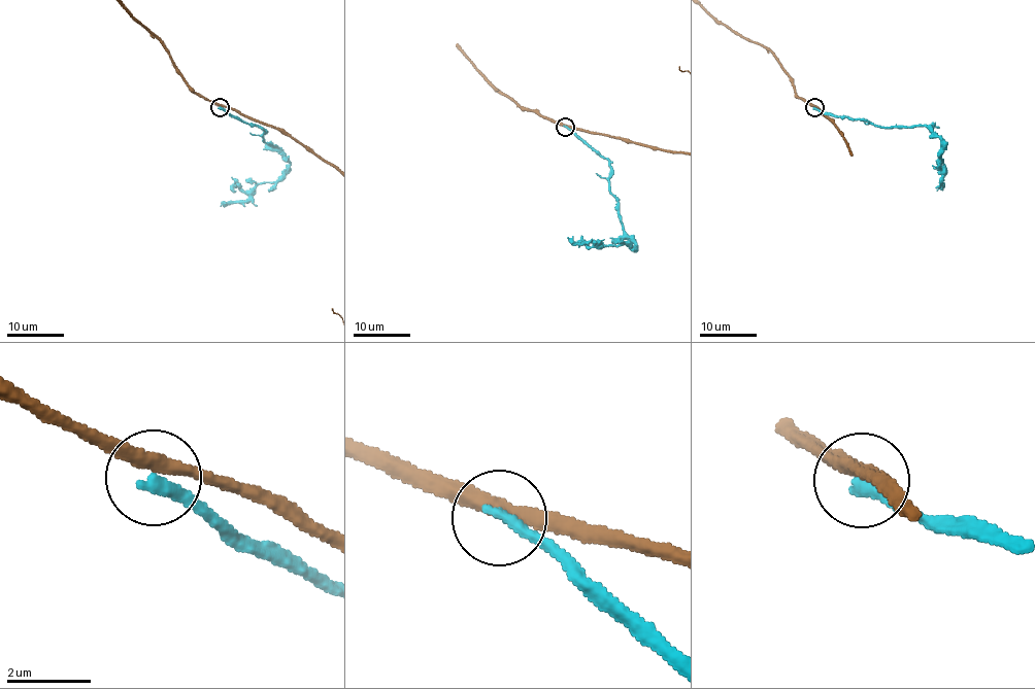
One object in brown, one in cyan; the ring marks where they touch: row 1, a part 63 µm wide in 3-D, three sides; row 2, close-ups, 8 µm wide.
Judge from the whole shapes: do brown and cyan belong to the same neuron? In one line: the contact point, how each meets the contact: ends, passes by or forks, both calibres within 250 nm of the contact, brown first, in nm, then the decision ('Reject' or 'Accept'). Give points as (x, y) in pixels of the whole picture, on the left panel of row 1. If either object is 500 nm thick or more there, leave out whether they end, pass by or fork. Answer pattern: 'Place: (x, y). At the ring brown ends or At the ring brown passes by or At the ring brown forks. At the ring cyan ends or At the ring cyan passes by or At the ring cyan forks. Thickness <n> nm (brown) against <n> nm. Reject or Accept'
Place: (220, 107). At the ring brown passes by. At the ring cyan ends. Thickness 360 nm (brown) against 320 nm. Reject

